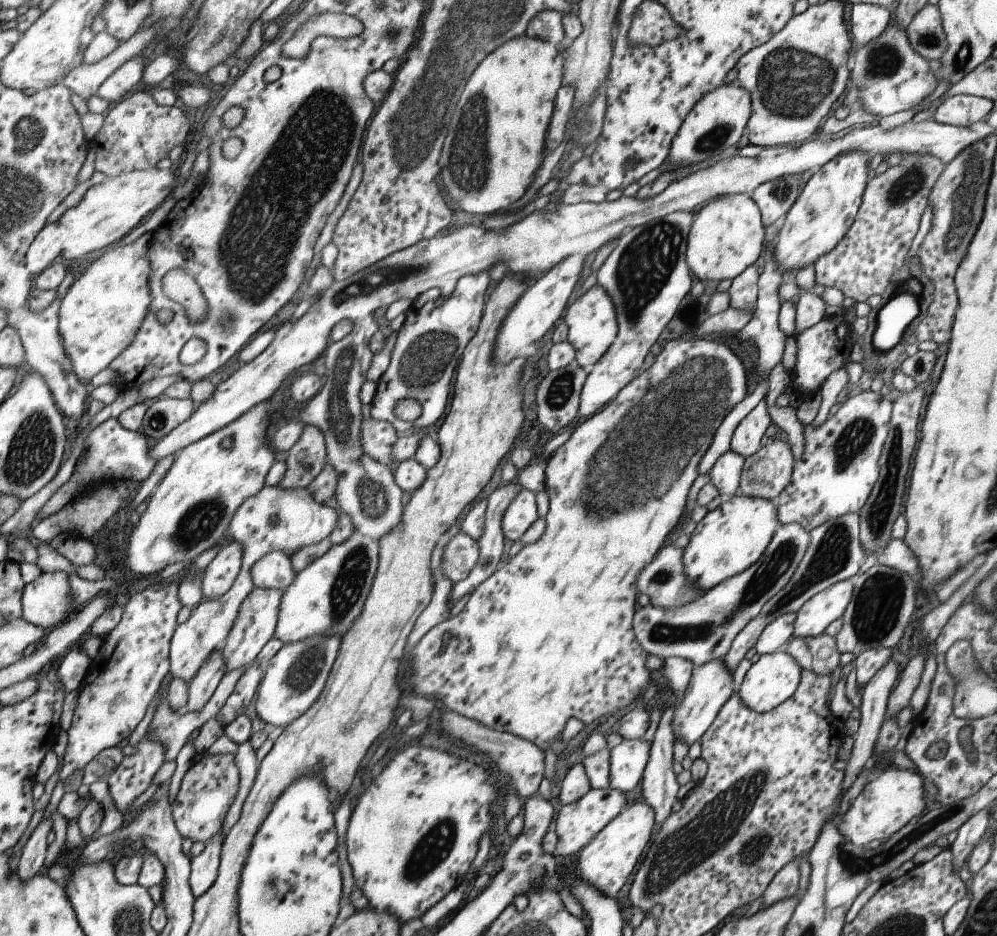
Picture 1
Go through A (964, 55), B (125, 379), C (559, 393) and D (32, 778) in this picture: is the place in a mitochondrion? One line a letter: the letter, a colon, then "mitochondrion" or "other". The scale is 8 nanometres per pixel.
A: mitochondrion
B: other
C: mitochondrion
D: other

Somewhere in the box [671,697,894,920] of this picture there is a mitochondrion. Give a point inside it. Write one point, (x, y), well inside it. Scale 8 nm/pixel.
(755, 849)

